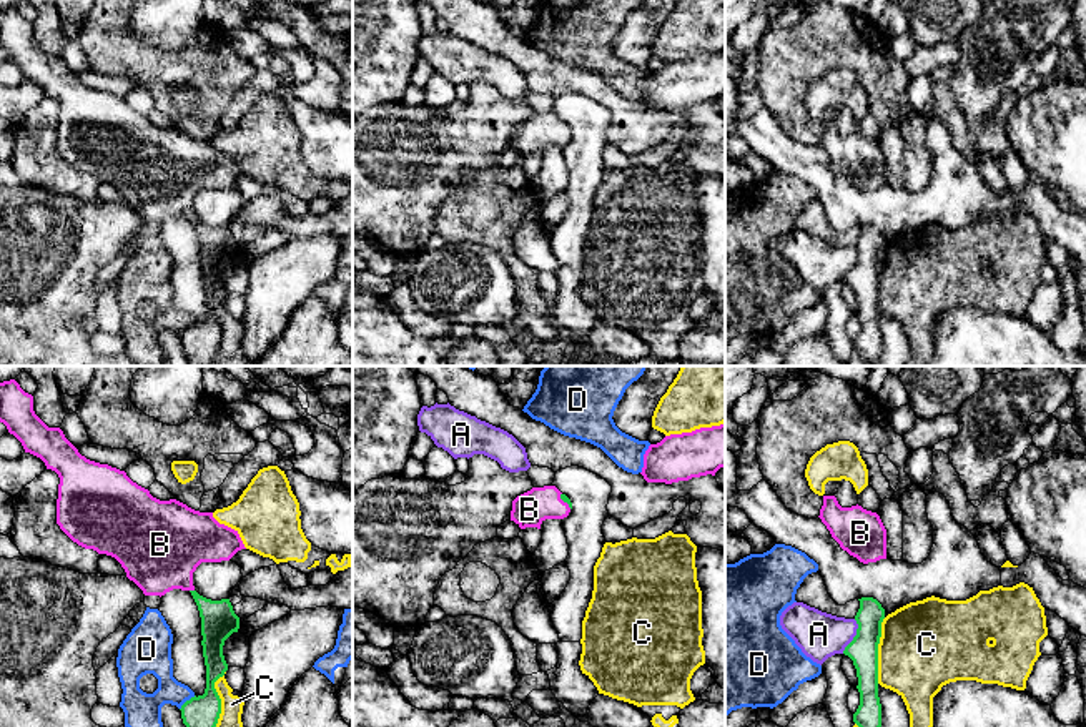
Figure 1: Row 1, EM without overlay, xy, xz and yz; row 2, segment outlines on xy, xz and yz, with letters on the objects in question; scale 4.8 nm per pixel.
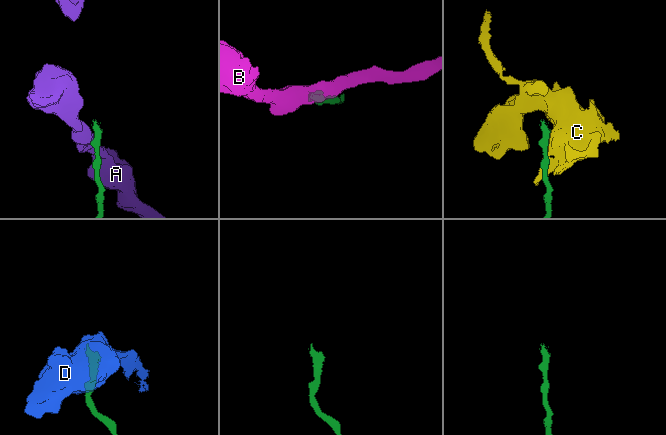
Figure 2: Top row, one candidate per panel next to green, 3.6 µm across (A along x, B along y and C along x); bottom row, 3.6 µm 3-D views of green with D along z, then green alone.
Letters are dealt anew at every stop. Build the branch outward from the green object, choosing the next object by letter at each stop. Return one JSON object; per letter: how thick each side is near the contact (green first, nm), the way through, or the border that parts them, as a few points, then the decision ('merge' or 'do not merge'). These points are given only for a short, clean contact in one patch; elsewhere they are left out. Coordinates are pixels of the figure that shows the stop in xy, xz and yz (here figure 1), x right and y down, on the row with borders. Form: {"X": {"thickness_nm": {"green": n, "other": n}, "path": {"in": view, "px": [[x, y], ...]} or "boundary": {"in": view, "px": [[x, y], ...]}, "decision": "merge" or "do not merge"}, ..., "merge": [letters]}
{"A": {"thickness_nm": {"green": 140, "other": 220}, "boundary": {"in": "yz", "px": [[855, 619], [855, 636], [842, 652]]}, "decision": "do not merge"}, "B": {"thickness_nm": {"green": 180, "other": 380}, "path": {"in": "xy", "px": [[218, 621], [192, 591], [160, 551]]}, "decision": "merge"}, "C": {"thickness_nm": {"green": 140, "other": 420}, "decision": "do not merge"}, "D": {"thickness_nm": {"green": 160, "other": 170}, "boundary": {"in": "xy", "px": [[195, 696], [180, 709]]}, "decision": "do not merge"}, "merge": ["B"]}

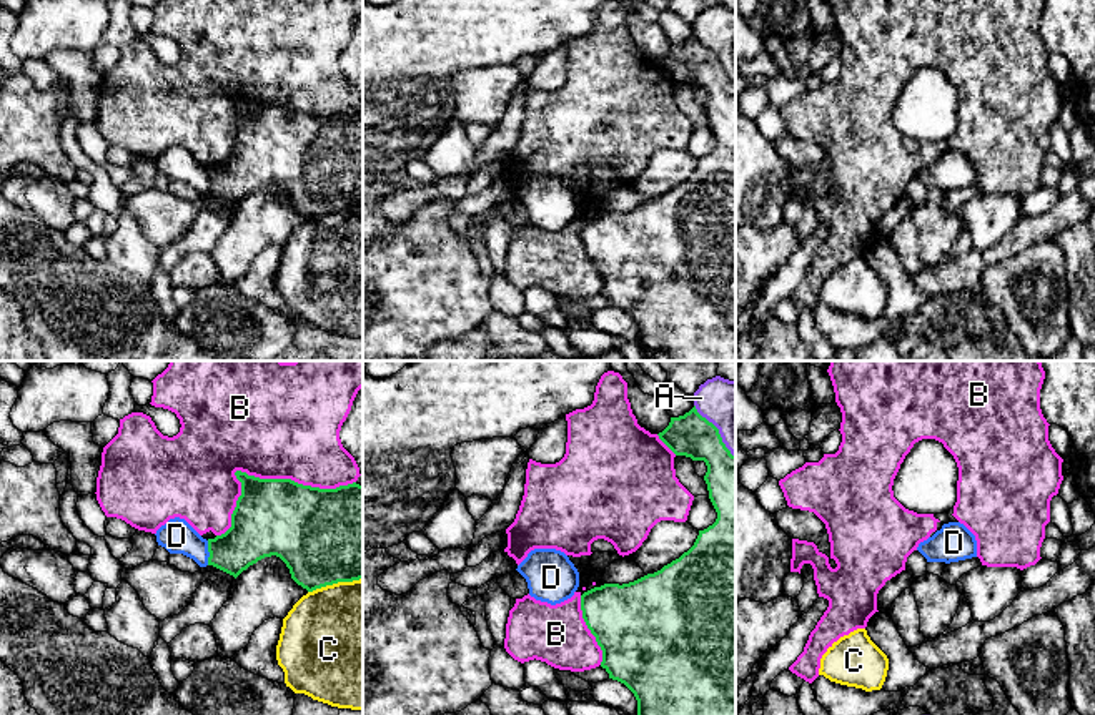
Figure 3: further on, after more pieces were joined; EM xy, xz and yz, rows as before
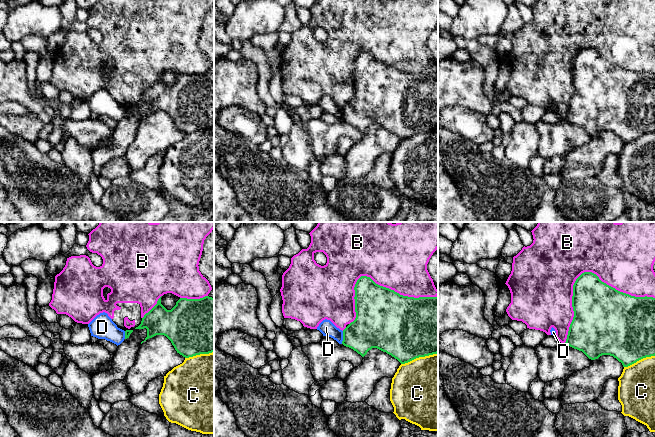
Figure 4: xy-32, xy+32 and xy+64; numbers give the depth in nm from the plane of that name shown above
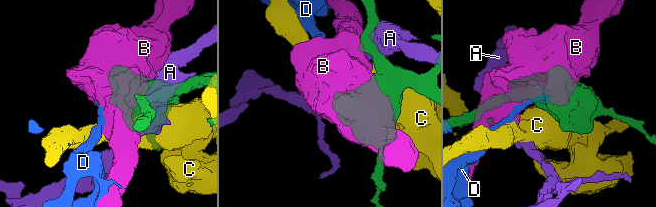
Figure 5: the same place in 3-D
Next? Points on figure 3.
{"A": {"thickness_nm": {"green": 240, "other": 260}, "decision": "do not merge"}, "B": {"thickness_nm": {"green": 380, "other": 480}, "decision": "do not merge"}, "C": {"thickness_nm": {"green": 460, "other": 500}, "decision": "do not merge"}, "D": {"thickness_nm": {"green": 260, "other": 170}, "boundary": {"in": "xy", "px": [[207, 541], [208, 564]]}, "decision": "do not merge"}, "merge": []}

